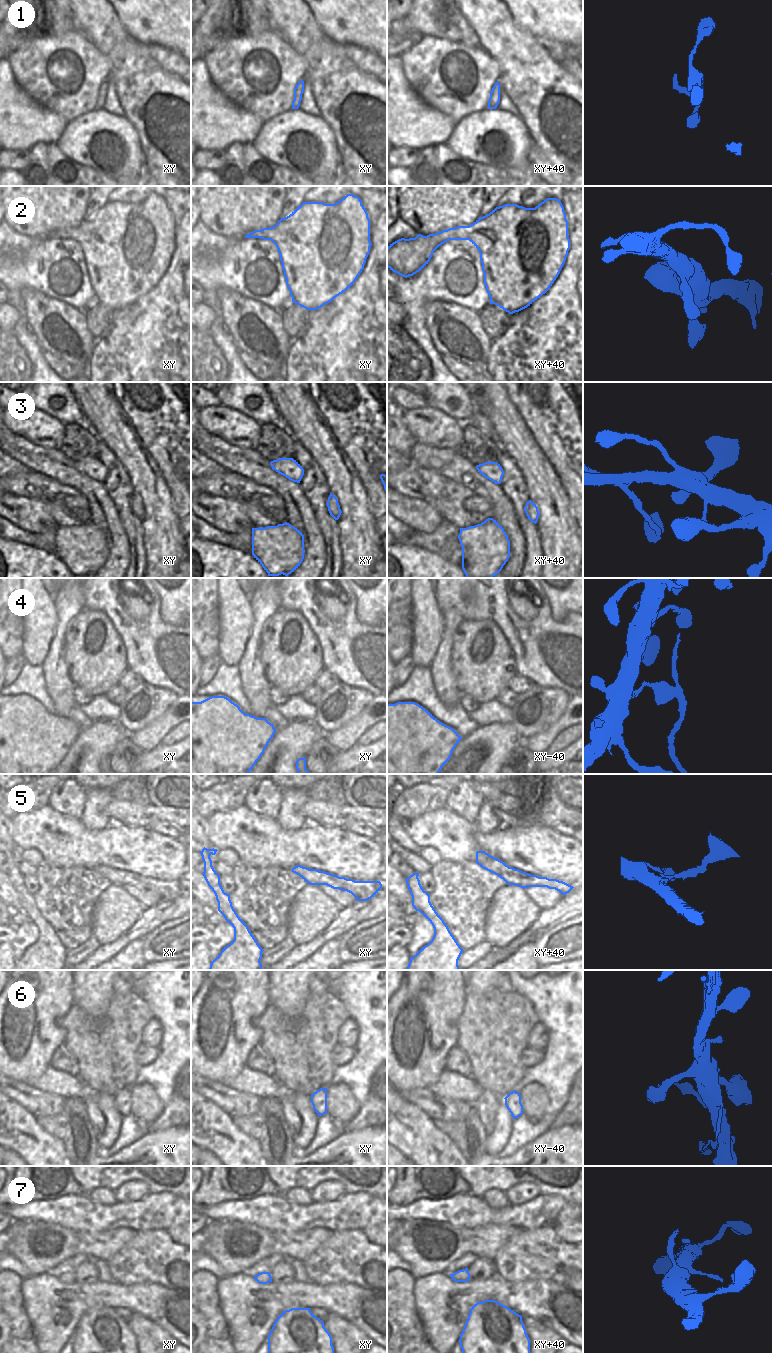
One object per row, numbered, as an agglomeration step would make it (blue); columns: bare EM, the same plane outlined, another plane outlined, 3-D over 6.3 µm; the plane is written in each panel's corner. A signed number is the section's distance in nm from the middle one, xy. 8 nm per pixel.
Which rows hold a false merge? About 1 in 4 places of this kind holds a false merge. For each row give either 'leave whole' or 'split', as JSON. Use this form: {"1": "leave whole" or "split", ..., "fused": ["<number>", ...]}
{"1": "leave whole", "2": "leave whole", "3": "leave whole", "4": "split", "5": "leave whole", "6": "leave whole", "7": "leave whole", "fused": ["4"]}

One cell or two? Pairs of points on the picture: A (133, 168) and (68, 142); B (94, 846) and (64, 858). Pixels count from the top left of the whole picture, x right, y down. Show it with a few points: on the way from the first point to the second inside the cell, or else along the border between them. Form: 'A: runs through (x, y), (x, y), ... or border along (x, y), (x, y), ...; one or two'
A: runs through (126, 147), (111, 129), (89, 136); one
B: runs through (87, 848), (74, 848), (71, 851); one

